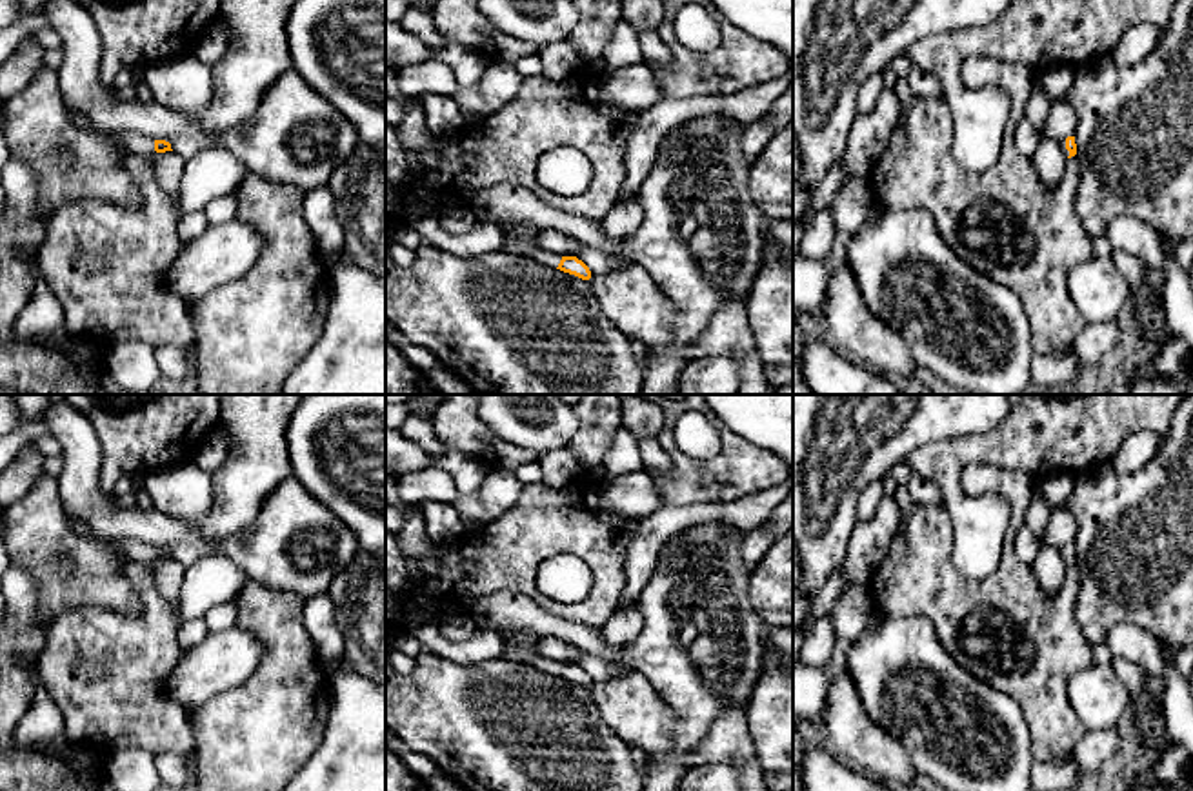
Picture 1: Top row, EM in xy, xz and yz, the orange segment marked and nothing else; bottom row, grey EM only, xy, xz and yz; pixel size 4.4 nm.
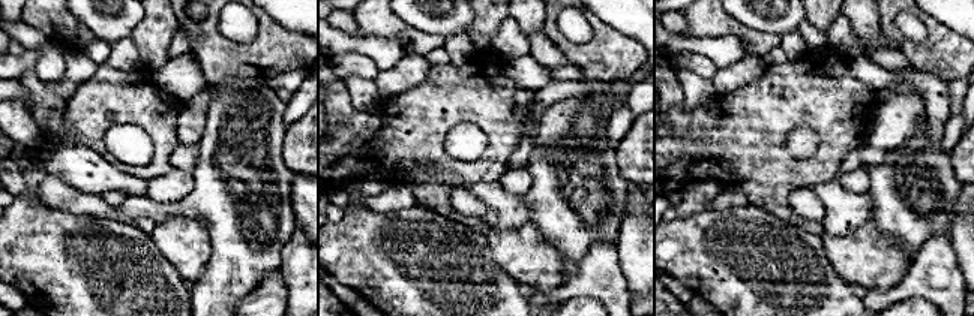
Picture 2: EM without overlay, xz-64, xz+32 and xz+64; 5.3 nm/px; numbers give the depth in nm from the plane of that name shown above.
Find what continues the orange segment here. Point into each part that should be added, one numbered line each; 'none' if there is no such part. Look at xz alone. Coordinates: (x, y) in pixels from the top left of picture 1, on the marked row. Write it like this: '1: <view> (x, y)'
1: xz (515, 246)

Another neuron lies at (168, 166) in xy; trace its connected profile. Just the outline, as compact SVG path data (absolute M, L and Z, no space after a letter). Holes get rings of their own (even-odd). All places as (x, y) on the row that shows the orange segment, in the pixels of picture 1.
M175 151L153 153L149 156L151 167L156 173L156 178L162 189L169 195L173 205L176 207L178 220L184 216L180 207L180 180L184 173L184 158Z

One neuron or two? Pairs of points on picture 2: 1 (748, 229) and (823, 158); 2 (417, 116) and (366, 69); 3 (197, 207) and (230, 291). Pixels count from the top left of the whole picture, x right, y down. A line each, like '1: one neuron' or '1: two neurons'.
1: two neurons
2: two neurons
3: one neuron

